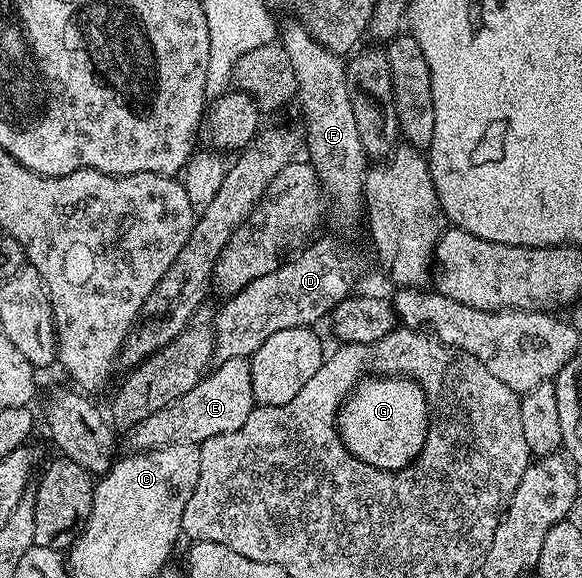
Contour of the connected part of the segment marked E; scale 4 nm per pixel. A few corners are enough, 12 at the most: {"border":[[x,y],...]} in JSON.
{"border":[[225,360],[126,435],[135,452],[237,432],[250,361]]}

